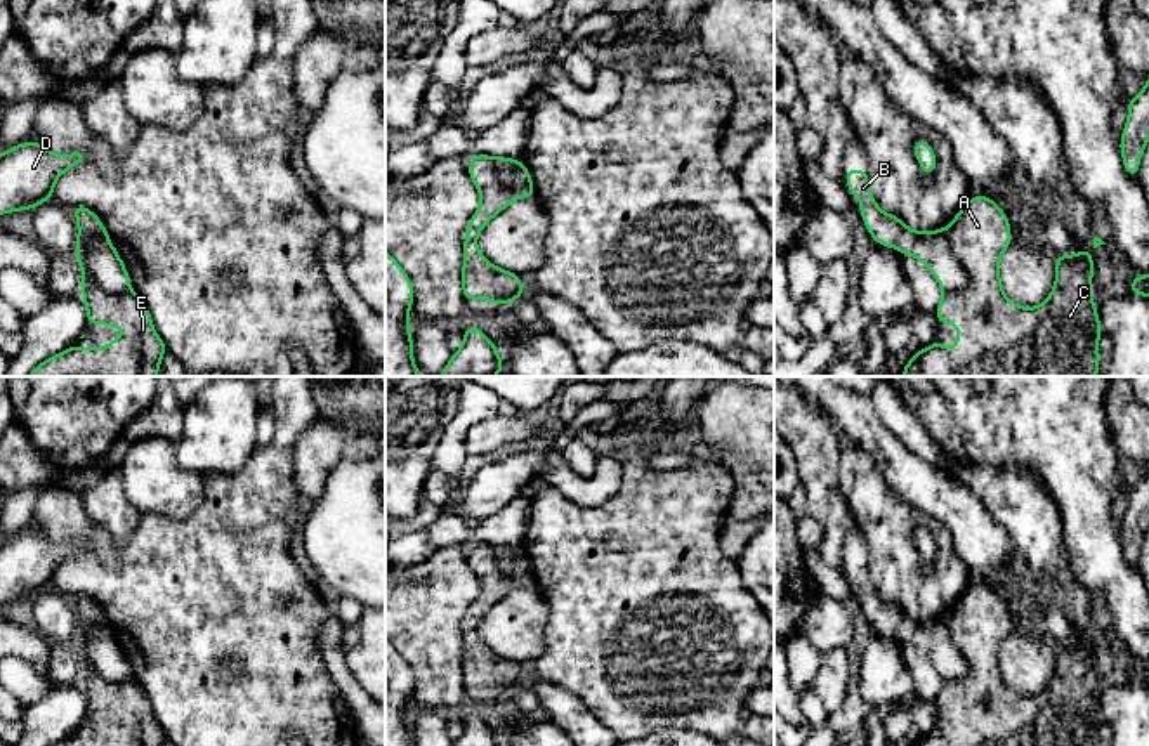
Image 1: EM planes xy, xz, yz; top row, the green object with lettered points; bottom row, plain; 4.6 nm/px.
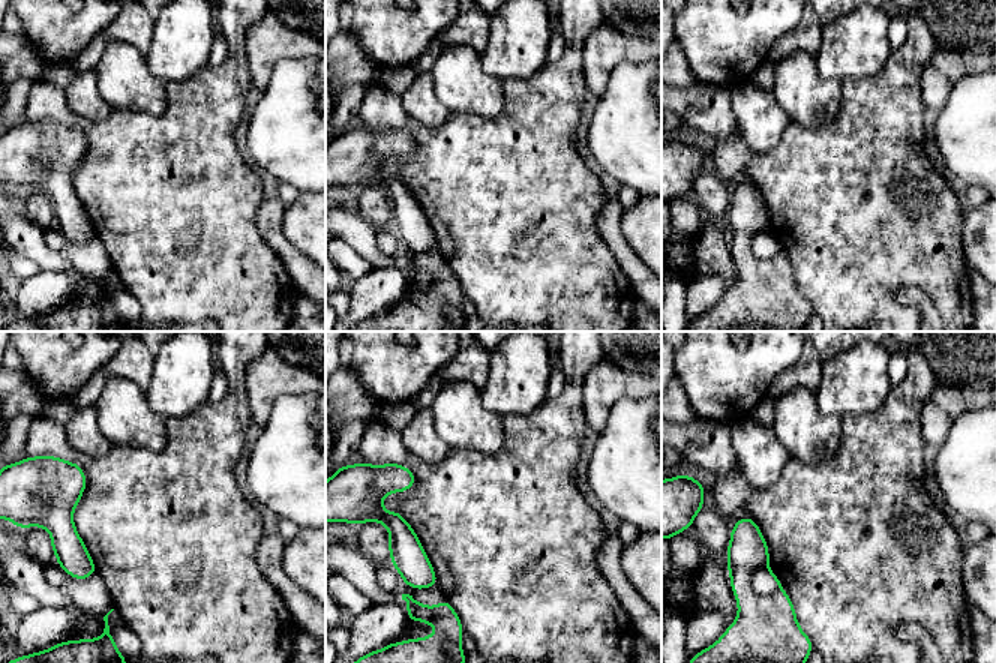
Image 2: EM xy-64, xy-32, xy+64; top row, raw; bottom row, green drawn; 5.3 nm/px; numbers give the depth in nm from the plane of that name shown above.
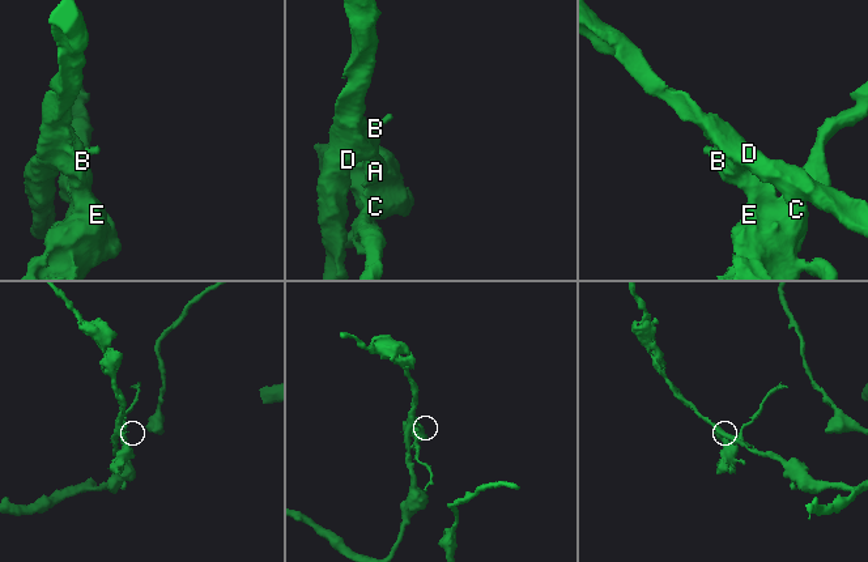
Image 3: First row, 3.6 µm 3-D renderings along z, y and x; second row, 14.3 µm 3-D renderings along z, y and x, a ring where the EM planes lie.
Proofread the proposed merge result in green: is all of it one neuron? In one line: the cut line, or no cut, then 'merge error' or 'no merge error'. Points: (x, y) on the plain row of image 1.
cut in yz along (946, 616), (950, 639), (965, 663), (965, 672), (943, 680); merge error

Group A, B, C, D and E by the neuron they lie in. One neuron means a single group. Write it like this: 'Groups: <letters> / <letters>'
Groups: A C E / B D

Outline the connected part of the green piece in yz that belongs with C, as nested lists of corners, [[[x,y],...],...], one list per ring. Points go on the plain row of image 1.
[[[968,586],[948,616],[948,630],[967,663],[967,673],[942,680],[934,703],[941,713],[958,715],[956,736],[934,730],[911,746],[1100,746],[1097,730],[1104,720],[1097,692],[1090,687],[1093,644],[1088,638],[1057,642],[1055,671],[1048,687],[1036,696],[1019,696],[1005,685],[1000,670],[1000,649],[1012,633],[1008,605],[991,586]]]

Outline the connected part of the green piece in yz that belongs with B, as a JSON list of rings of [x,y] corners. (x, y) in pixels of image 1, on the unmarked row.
[[[845,557],[844,566],[850,571],[845,574],[847,583],[852,586],[856,581],[859,586],[859,600],[864,609],[864,616],[870,625],[877,630],[878,635],[890,635],[901,640],[903,644],[911,644],[918,651],[925,652],[932,664],[937,668],[942,680],[956,678],[967,673],[967,663],[963,656],[956,651],[949,630],[948,630],[948,616],[941,616],[929,621],[918,621],[908,616],[897,604],[885,602],[880,599],[878,592],[871,586],[870,566],[863,557]]]

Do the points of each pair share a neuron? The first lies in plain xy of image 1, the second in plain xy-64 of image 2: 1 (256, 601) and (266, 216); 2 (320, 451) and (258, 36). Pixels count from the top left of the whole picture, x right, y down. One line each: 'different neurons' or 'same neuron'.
1: different neurons
2: same neuron

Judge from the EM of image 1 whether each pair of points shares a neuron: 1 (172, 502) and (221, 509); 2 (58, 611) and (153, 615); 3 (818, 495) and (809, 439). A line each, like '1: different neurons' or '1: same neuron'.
1: different neurons
2: different neurons
3: same neuron

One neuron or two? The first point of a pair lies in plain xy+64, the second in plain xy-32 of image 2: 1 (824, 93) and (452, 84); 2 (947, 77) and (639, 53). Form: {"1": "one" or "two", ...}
{"1": "one", "2": "one"}

